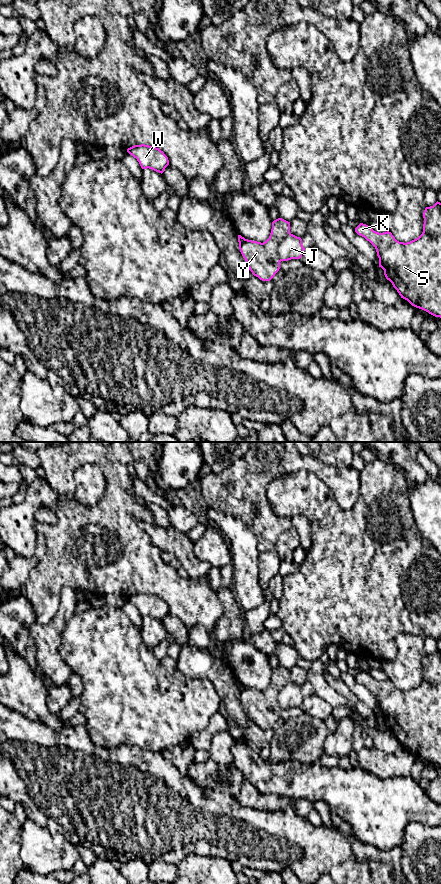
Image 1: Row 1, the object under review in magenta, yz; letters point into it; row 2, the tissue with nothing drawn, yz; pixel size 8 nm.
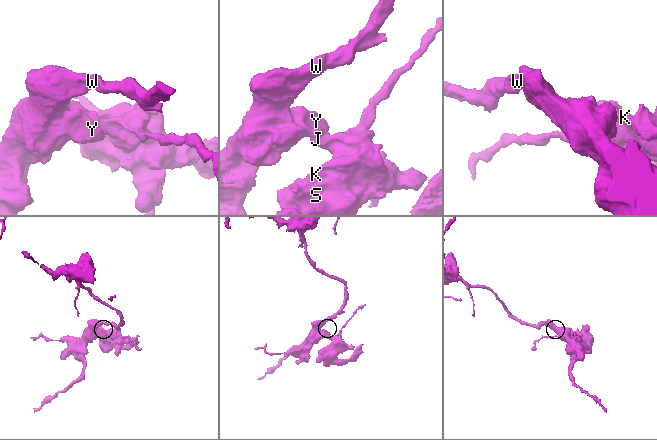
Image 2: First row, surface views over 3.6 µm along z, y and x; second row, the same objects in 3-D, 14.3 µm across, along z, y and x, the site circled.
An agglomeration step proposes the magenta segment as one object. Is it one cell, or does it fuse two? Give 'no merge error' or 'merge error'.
merge error

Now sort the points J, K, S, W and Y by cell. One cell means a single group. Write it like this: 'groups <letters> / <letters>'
groups J K S / W Y

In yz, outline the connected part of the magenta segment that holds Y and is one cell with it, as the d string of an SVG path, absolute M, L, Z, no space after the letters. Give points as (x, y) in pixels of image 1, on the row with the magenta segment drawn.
M278 218L272 222L269 238L261 243L238 235L239 249L252 274L262 281L270 281L280 269L278 247L290 233L290 222Z

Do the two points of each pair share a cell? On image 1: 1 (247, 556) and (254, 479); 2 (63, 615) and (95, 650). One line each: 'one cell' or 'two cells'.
1: two cells
2: two cells

